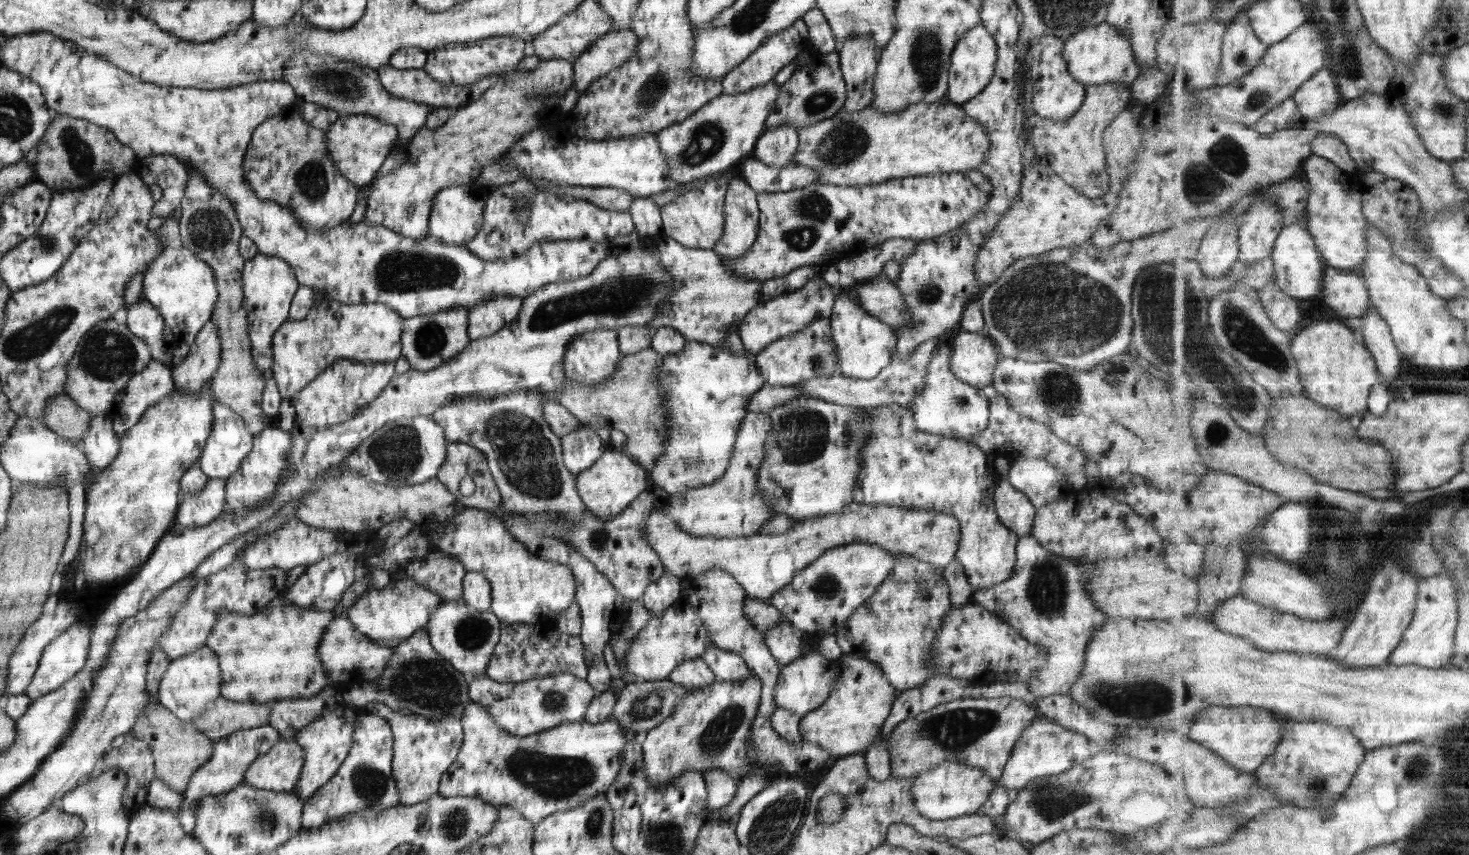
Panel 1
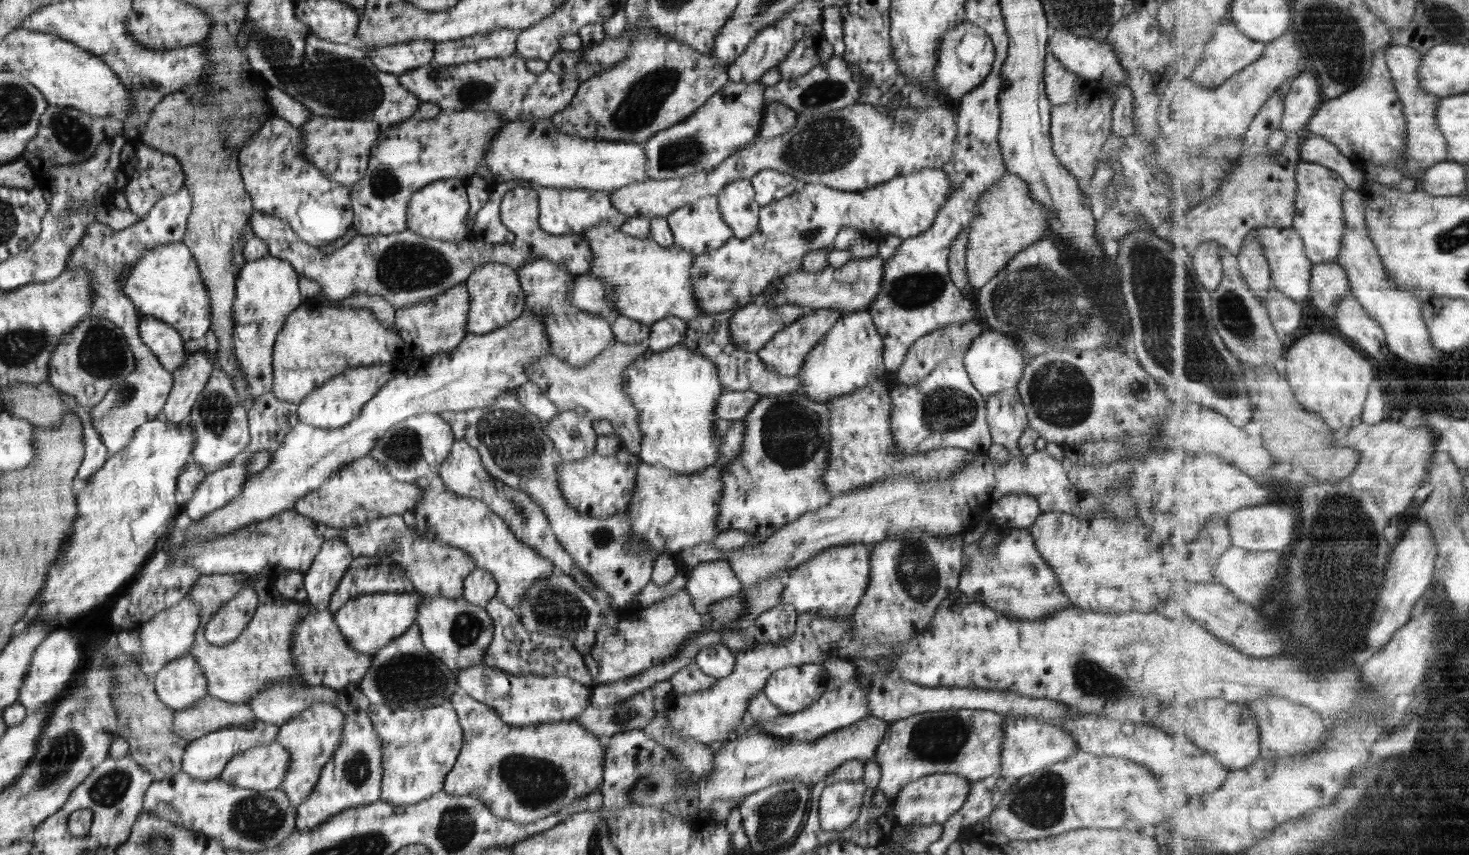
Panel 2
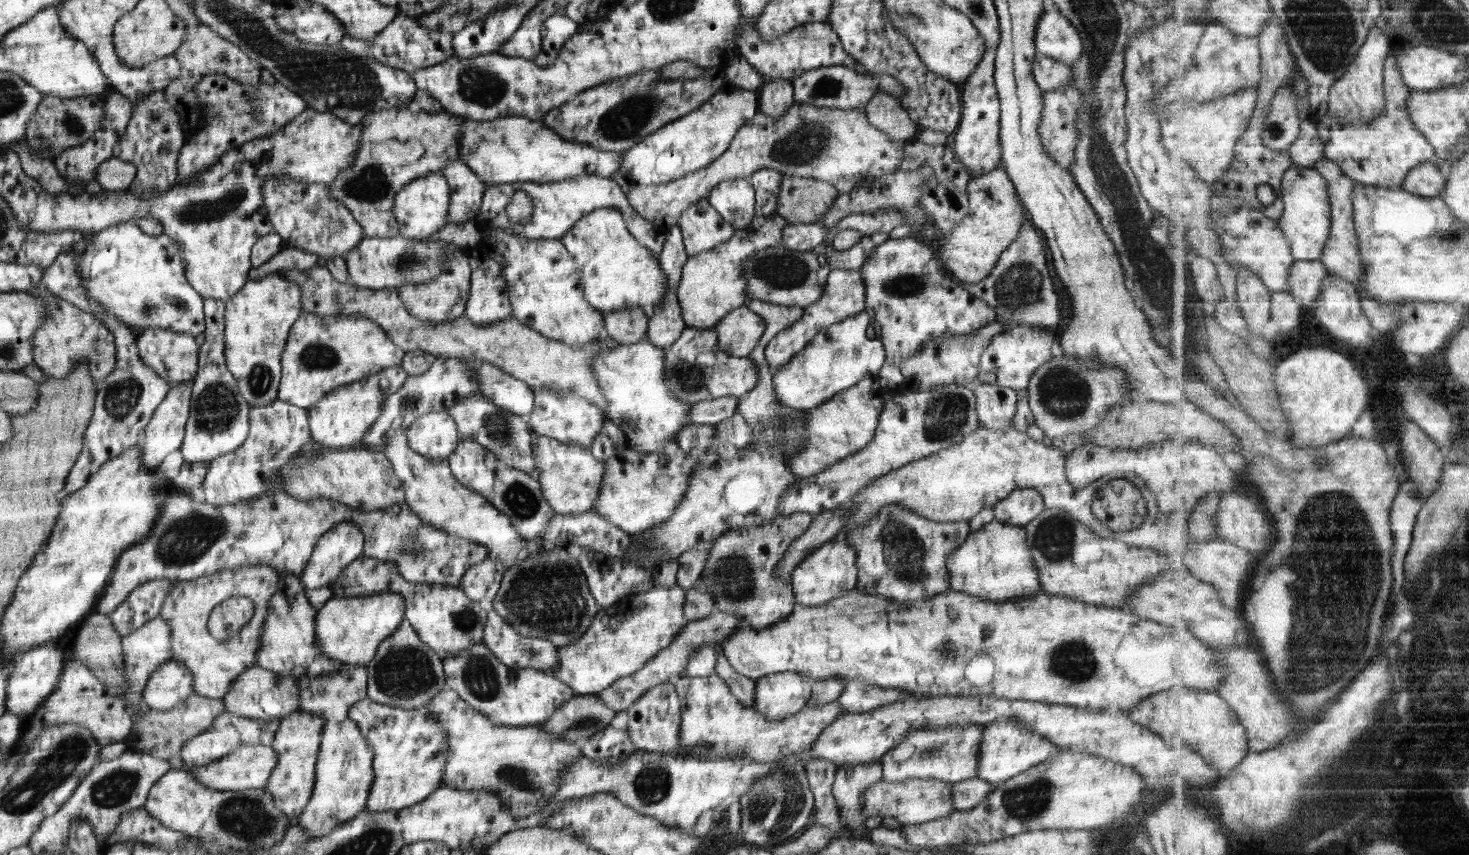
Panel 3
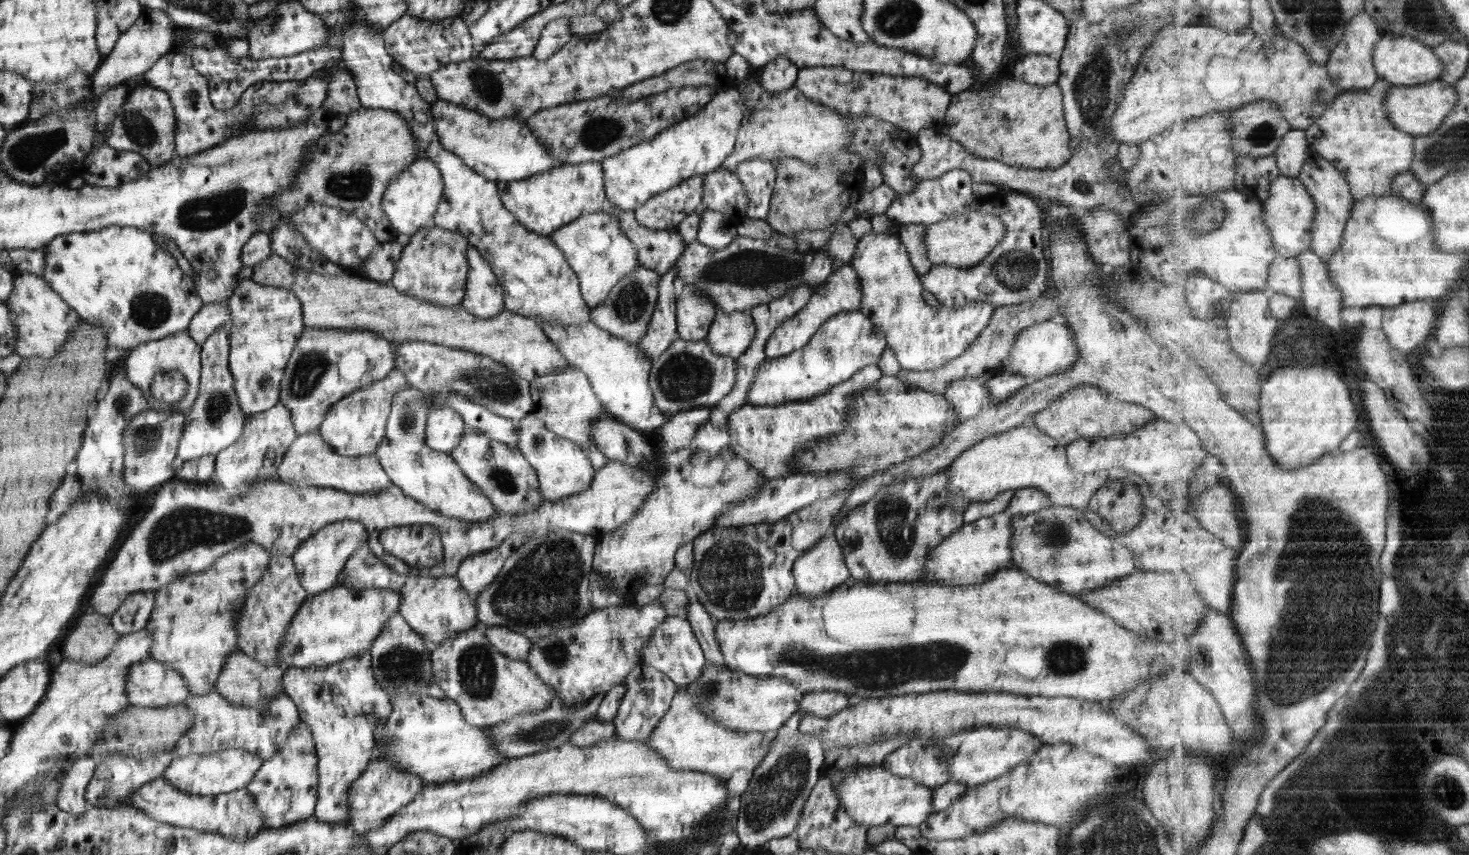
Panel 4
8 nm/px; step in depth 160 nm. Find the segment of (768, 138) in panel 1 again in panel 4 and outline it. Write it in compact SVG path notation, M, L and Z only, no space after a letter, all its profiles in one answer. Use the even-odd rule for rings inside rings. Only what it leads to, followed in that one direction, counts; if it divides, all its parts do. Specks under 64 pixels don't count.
M780 56L758 69L760 87L766 92L781 92L793 86L798 68Z

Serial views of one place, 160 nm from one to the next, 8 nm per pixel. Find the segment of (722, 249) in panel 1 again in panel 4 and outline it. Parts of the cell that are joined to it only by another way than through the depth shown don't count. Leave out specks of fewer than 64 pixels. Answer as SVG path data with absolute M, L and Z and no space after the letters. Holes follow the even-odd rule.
M721 168L704 175L702 184L702 208L720 212L734 220L746 216L747 193L737 175Z

